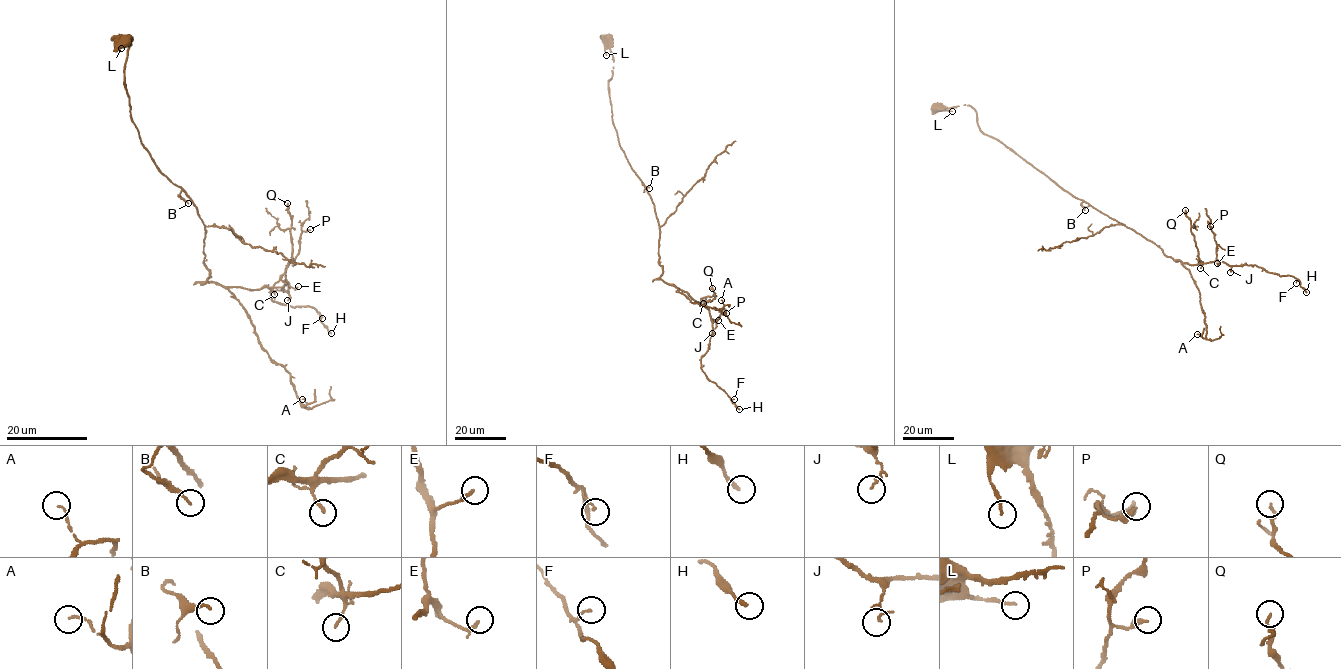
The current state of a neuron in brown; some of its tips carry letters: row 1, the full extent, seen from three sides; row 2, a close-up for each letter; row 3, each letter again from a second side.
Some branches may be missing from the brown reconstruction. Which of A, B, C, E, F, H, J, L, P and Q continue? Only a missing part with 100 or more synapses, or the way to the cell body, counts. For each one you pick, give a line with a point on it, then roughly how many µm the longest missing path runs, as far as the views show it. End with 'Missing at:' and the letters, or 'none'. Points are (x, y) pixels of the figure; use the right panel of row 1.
Missing at: none

